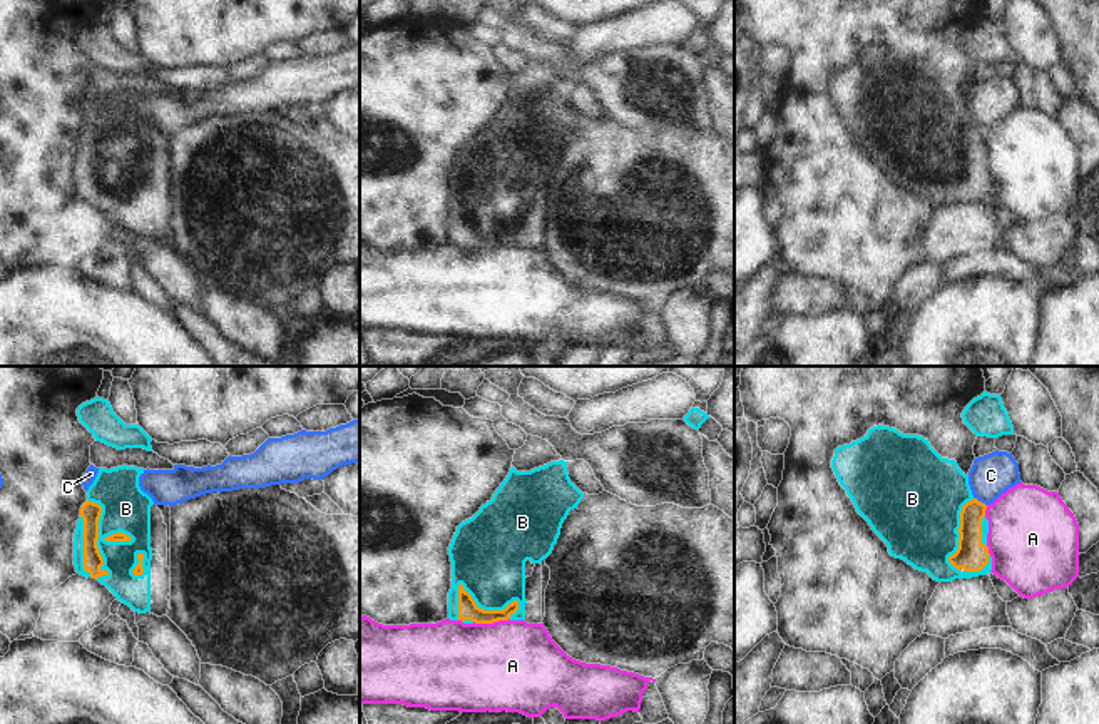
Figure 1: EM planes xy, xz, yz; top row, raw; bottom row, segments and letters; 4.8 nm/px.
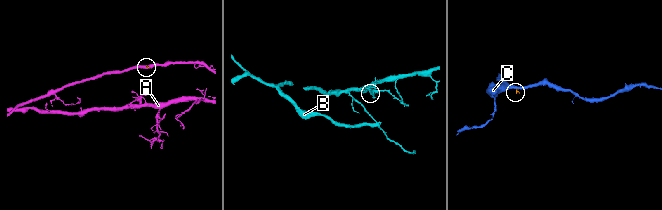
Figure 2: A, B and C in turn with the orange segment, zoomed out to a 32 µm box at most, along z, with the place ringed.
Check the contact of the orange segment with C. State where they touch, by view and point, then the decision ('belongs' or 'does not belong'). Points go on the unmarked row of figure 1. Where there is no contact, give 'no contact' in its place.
yz (981, 127) | does not belong

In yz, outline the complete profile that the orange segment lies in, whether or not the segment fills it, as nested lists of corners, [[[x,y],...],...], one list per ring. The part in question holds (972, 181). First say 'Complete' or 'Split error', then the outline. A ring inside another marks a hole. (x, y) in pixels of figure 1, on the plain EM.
Split error. [[[873,52],[863,64],[838,72],[831,94],[892,182],[927,197],[937,207],[990,199],[987,130],[972,120],[969,102],[957,87],[942,84],[923,62]]]

